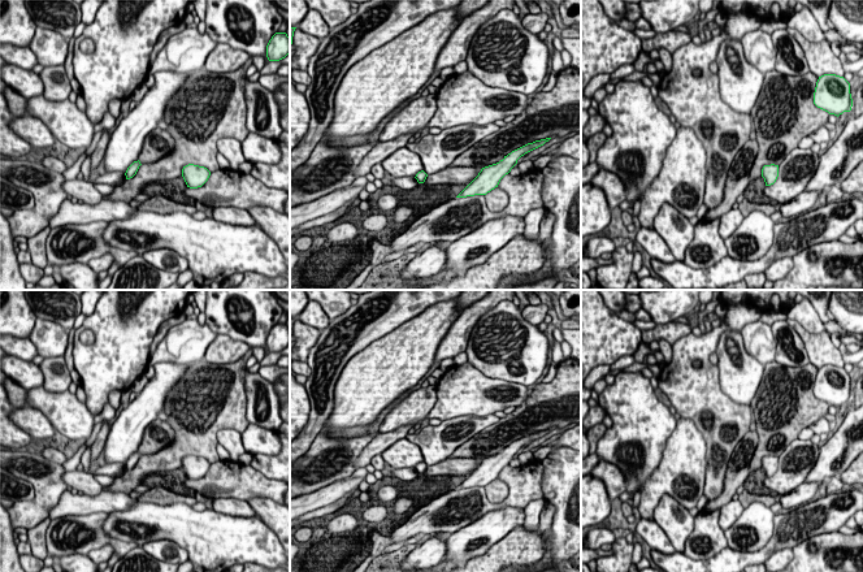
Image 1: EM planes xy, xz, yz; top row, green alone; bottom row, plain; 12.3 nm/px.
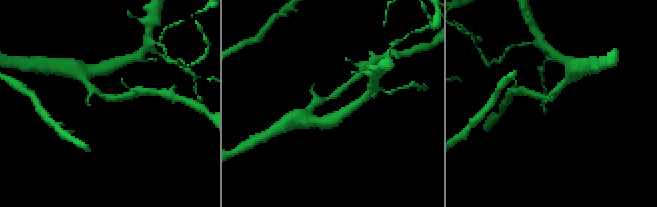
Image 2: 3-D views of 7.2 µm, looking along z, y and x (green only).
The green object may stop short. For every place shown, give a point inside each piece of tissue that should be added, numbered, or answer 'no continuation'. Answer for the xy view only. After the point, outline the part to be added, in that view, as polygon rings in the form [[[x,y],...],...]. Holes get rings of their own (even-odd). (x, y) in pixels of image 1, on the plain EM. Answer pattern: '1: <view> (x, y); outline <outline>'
no continuation

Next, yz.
no continuation

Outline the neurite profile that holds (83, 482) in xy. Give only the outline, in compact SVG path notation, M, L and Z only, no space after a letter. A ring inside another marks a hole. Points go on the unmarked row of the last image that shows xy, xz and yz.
M66 471L62 474L62 481L66 486L75 489L78 493L86 495L97 495L99 493L104 491L103 485L100 485L95 477L88 472L83 471Z

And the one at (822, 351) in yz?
M786 320L788 324L799 334L807 351L810 363L818 369L824 365L836 365L844 368L845 361L842 355L832 342L831 332L820 334L812 334L803 329L803 326L795 320Z

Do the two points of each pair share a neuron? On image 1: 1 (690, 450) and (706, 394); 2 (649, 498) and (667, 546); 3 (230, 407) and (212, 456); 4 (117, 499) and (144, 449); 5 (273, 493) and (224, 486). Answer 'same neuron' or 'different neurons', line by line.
1: different neurons
2: different neurons
3: same neuron
4: different neurons
5: same neuron

